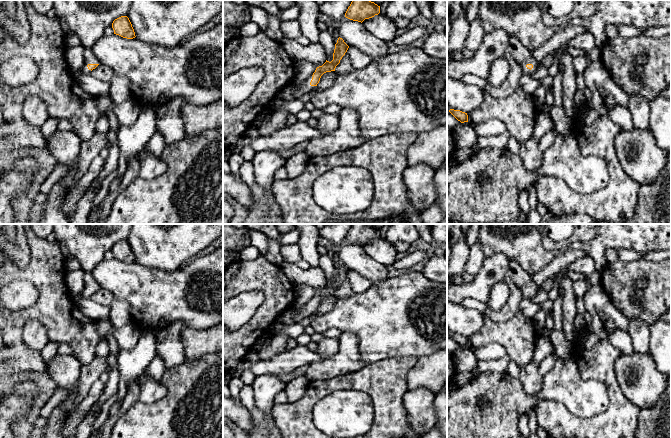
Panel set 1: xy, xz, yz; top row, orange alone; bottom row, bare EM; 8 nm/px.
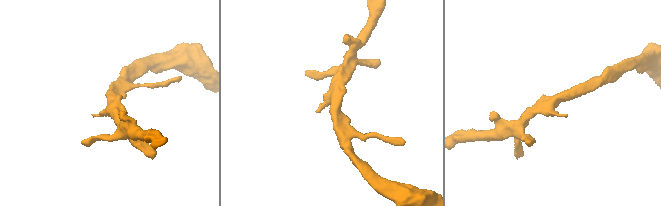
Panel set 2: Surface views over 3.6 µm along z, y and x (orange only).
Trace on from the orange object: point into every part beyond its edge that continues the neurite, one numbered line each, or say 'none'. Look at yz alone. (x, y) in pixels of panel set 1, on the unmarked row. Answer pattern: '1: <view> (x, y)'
1: yz (516, 274)

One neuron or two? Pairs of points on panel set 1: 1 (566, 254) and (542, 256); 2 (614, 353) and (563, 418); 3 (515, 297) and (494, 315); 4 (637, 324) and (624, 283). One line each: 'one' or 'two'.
1: two
2: one
3: one
4: two

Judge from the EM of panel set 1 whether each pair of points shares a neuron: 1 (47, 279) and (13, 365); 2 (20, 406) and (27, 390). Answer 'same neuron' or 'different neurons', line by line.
1: same neuron
2: same neuron

